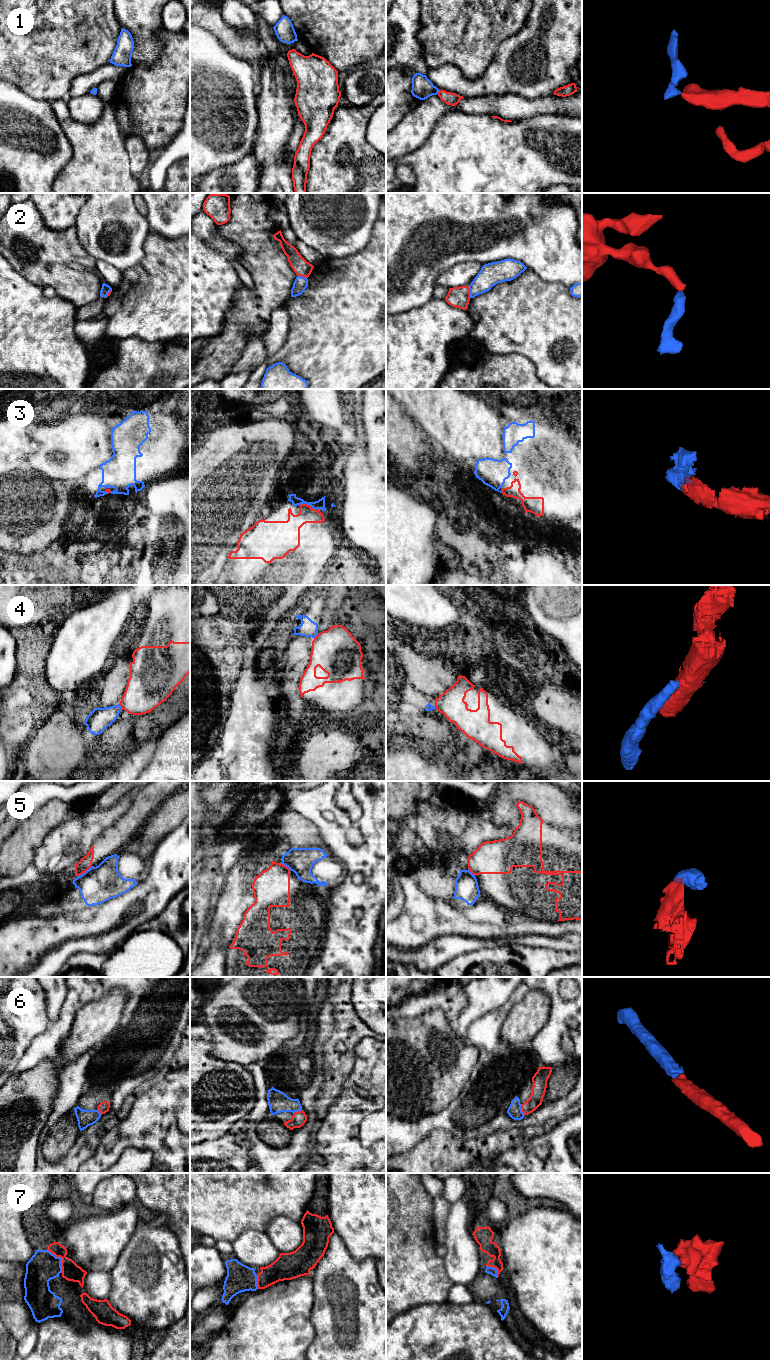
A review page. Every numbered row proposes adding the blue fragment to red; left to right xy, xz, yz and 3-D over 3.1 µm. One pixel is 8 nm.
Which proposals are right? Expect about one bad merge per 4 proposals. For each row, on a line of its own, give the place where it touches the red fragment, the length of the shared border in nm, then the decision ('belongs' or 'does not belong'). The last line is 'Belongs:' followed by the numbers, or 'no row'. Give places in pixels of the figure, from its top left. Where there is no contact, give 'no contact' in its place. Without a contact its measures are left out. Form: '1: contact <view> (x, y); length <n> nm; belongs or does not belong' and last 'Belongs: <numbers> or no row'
1: contact yz (438, 92); length 40 nm; belongs
2: contact yz (469, 292); length 100 nm; does not belong
3: contact xz (308, 505); length 160 nm; belongs
4: contact xy (120, 705); length 40 nm; does not belong
5: contact xy (84, 872); length 160 nm; does not belong
6: contact yz (522, 1110); length 100 nm; belongs
7: contact xy (62, 1259); length 220 nm; belongs
Belongs: 1, 3, 6, 7

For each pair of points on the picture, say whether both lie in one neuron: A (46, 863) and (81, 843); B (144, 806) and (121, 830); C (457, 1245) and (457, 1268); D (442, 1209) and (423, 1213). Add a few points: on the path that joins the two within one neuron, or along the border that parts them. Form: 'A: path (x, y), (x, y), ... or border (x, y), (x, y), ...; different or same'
A: path (55, 854), (68, 843), (72, 843); same
B: path (138, 812), (127, 824); same
C: path (457, 1251), (457, 1262); same
D: border (424, 1189), (431, 1200), (433, 1215); different

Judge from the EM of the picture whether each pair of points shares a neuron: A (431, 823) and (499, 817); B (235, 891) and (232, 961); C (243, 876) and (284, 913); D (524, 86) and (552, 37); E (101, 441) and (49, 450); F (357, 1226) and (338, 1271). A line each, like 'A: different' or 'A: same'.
A: different
B: different
C: different
D: same
E: same
F: different

